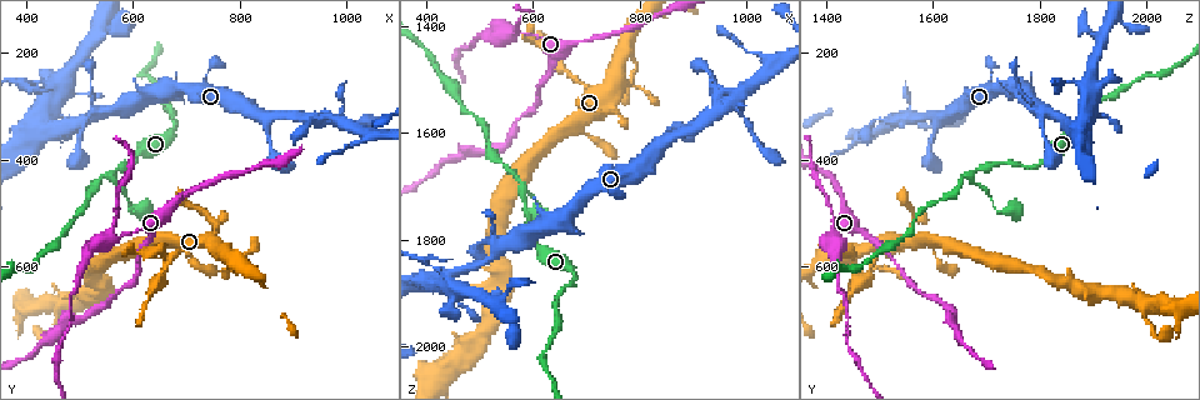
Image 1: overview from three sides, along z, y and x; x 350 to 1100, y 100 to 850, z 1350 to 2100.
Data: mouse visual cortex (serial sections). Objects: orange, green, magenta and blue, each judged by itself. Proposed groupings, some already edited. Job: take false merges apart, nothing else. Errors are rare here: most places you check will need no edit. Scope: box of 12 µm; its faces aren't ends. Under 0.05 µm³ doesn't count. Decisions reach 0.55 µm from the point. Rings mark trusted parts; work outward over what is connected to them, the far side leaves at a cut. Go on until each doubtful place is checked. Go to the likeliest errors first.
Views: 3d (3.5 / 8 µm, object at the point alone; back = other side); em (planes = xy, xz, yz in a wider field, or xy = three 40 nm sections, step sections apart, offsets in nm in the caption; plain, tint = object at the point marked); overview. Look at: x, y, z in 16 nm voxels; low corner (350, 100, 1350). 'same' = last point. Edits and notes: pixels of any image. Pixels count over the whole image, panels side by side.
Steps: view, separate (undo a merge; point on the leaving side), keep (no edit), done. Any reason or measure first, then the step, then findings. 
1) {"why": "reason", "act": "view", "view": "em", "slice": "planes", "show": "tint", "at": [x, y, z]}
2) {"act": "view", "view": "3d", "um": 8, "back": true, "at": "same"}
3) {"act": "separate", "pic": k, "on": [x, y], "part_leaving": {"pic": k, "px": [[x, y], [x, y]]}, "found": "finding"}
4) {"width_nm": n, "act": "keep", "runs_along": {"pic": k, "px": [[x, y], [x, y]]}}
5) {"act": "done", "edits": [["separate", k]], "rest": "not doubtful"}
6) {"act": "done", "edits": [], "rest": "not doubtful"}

{"why": "sharp bend", "act": "view", "view": "3d", "um": 8, "at": [395, 260, 1845]}

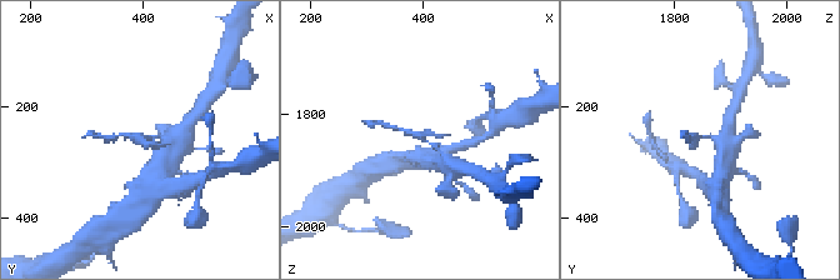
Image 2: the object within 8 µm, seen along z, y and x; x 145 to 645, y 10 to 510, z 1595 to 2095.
{"why": "now the EM", "act": "view", "view": "em", "slice": "xy", "step": 2, "show": "tint", "at": [400, 260, 1840]}

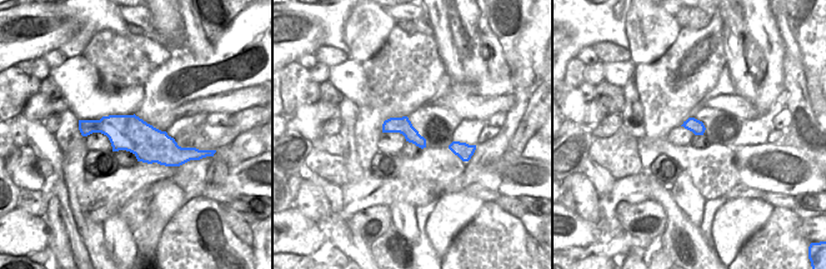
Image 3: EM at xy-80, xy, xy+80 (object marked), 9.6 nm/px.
{"act": "keep", "runs_along": {"pic": 3, "px": [[81, 123], [184, 152]]}, "found": "continuous, no second cell"}

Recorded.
{"why": "two arms in line, one across", "act": "view", "view": "em", "slice": "xy", "step": 2, "show": "tint", "at": [560, 550, 1415]}

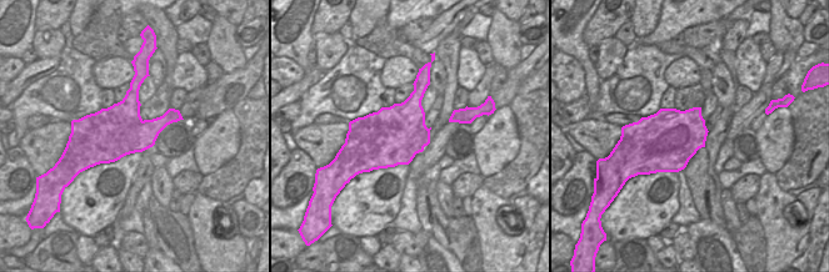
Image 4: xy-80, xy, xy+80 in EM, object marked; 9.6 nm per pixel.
{"act": "view", "view": "3d", "um": 3.5, "at": "same"}

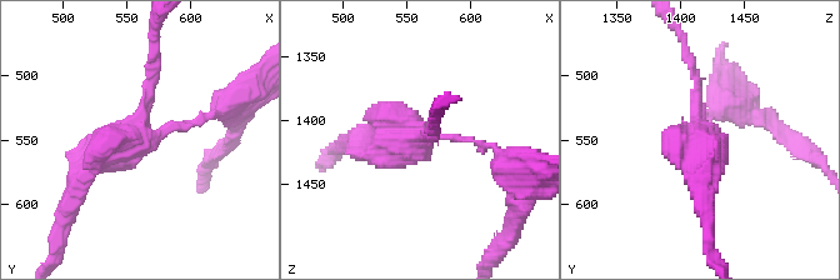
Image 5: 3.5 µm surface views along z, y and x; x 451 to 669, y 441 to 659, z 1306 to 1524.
{"arms": 3, "arm_widths_nm": [100, 100, 350], "act": "separate", "pic": 5, "on": [389, 153], "part_leaving": {"pic": 5, "px": [[425, 135], [383, 150], [345, 144]]}, "found": "two cells meet here"}

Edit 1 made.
{"why": "abrupt turn", "act": "view", "view": "3d", "um": 3.5, "at": [740, 505, 1560]}

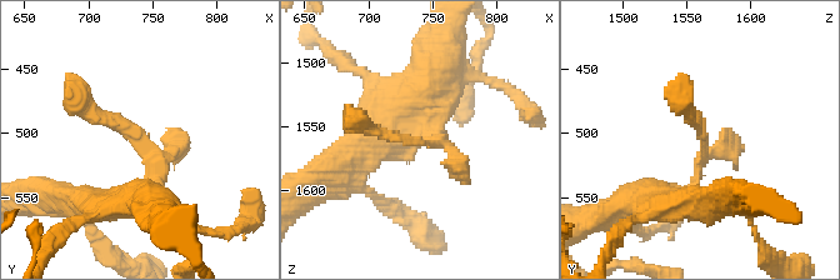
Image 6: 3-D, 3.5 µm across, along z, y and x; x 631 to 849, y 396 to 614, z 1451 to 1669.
{"act": "view", "view": "em", "slice": "xy", "step": 3, "show": "tint", "at": [740, 502, 1560]}

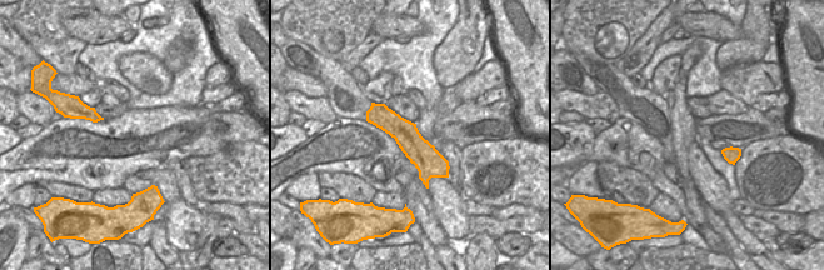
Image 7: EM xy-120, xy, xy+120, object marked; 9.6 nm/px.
{"act": "keep", "runs_along": {"pic": 7, "px": [[374, 106], [445, 174]]}, "found": "one cell here"}

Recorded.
{"why": "a fork", "act": "view", "view": "3d", "um": 3.5, "at": [650, 620, 1465]}

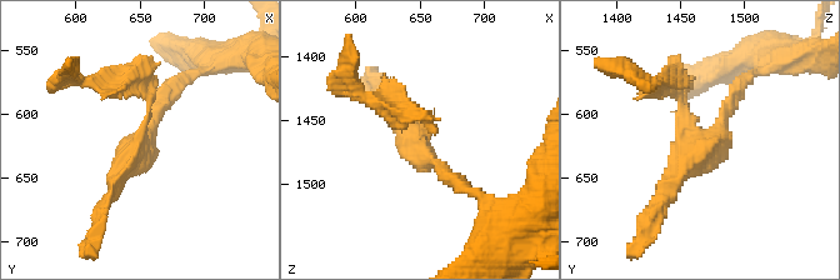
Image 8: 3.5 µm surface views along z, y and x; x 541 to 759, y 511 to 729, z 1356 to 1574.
{"act": "view", "view": "em", "slice": "xy", "step": 5, "show": "tint", "at": [650, 620, 1470]}

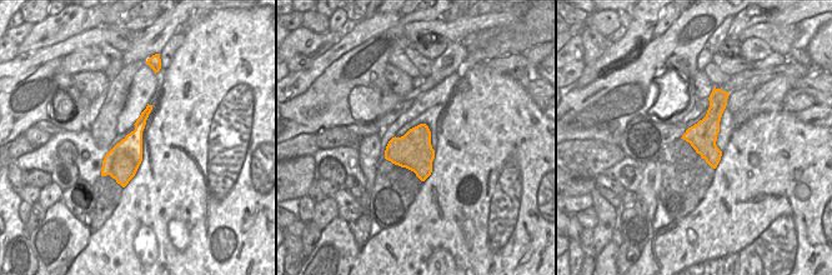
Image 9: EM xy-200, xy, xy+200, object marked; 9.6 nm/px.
{"act": "view", "view": "em", "slice": "xy", "step": 2, "show": "tint", "at": "same"}

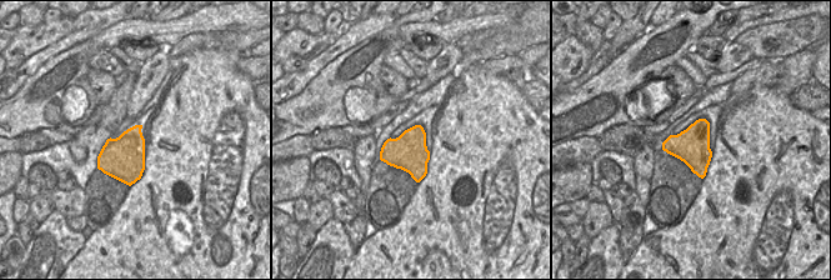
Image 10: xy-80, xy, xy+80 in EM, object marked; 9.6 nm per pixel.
{"act": "separate", "pic": 8, "on": [150, 91], "part_leaving": {"pic": 8, "px": [[153, 125], [141, 140], [149, 98], [115, 79]]}, "found": "a second cell is stuck on"}

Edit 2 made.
{"why": "branch point", "act": "view", "view": "3d", "um": 3.5, "at": [560, 435, 1670]}

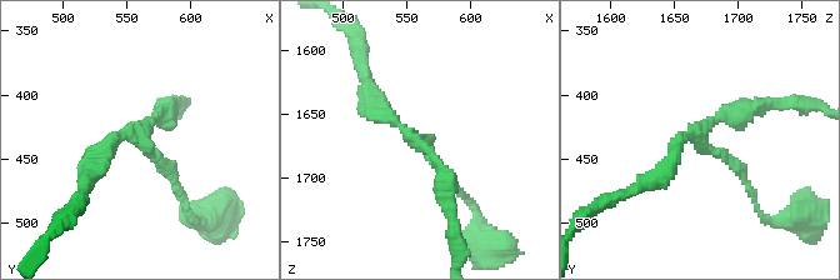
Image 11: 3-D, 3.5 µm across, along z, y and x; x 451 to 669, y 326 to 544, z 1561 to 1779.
{"act": "keep", "runs_along": {"pic": 11, "px": [[449, 205], [436, 158], [368, 96]]}, "found": "continuous, no second cell"}

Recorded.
{"act": "done", "edits": [["separate", 5], ["separate", 8]], "rest": "not doubtful"}

